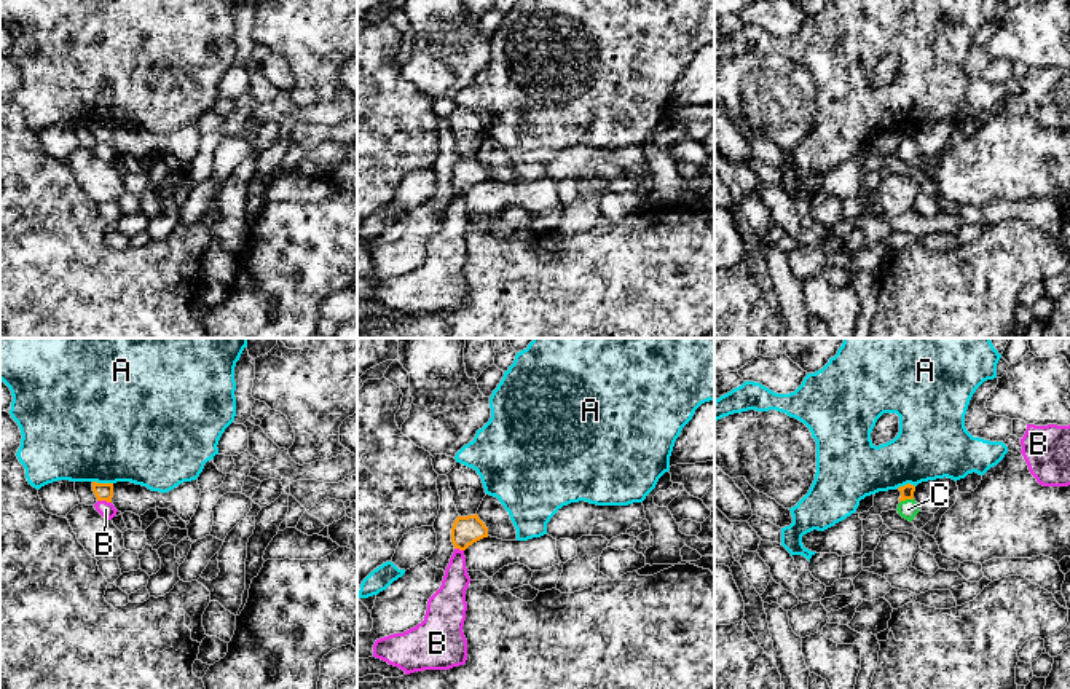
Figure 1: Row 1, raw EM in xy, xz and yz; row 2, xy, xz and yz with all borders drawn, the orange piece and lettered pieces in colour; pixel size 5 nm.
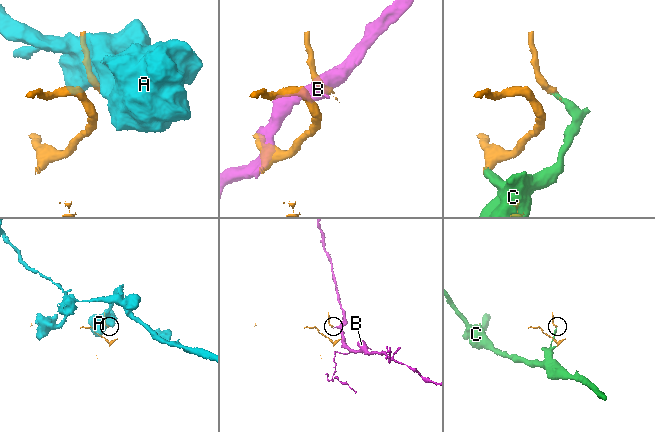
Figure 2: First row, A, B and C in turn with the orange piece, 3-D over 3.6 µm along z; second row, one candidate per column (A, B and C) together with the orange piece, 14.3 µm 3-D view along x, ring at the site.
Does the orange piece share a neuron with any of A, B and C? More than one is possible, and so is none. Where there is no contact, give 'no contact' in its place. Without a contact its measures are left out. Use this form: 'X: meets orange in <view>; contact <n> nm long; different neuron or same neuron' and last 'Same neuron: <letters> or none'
A: meets orange in xy; contact 110 nm long; different neuron
B: meets orange in xy; contact 70 nm long; different neuron
C: meets orange in yz; contact 80 nm long; same neuron
Same neuron: C

